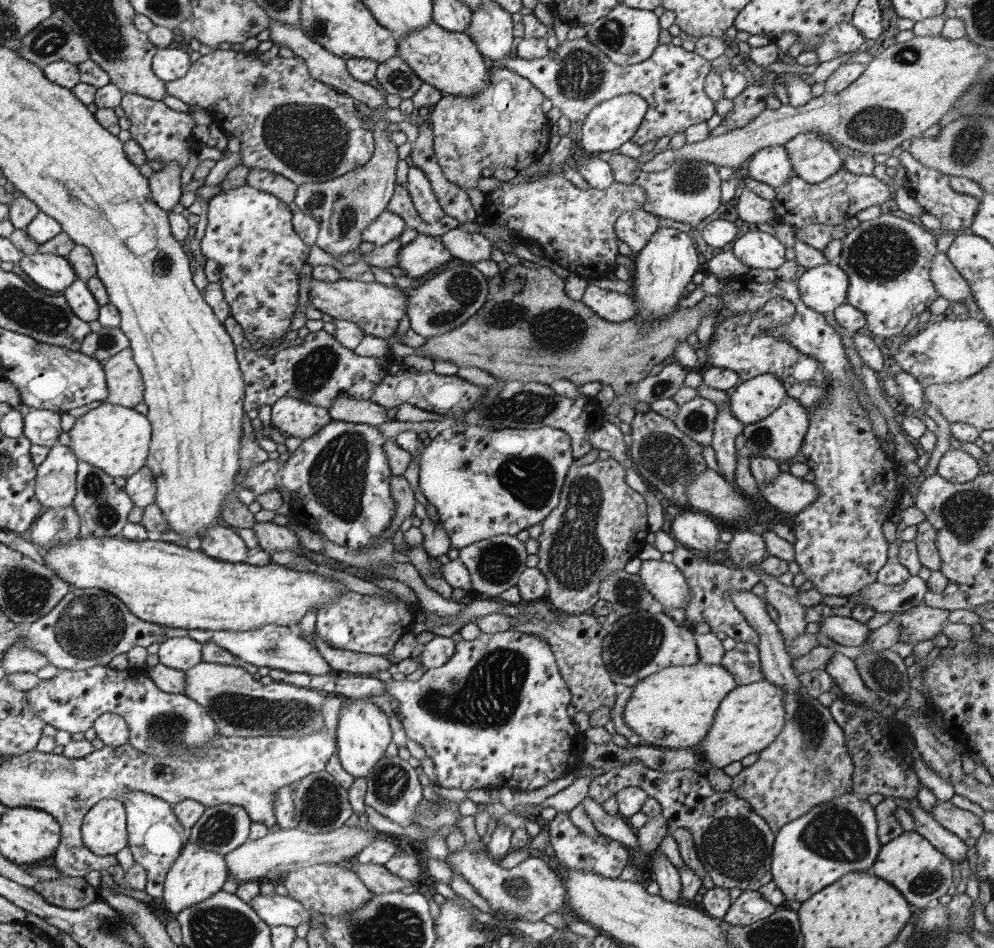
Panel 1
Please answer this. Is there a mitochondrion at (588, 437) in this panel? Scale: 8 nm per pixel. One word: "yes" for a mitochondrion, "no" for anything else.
no

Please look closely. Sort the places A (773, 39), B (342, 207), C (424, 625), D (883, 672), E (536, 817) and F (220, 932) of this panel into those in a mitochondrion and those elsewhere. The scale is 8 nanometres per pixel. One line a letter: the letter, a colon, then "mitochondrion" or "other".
A: other
B: mitochondrion
C: other
D: mitochondrion
E: other
F: mitochondrion

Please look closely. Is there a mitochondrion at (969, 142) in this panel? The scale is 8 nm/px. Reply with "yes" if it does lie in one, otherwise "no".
yes

